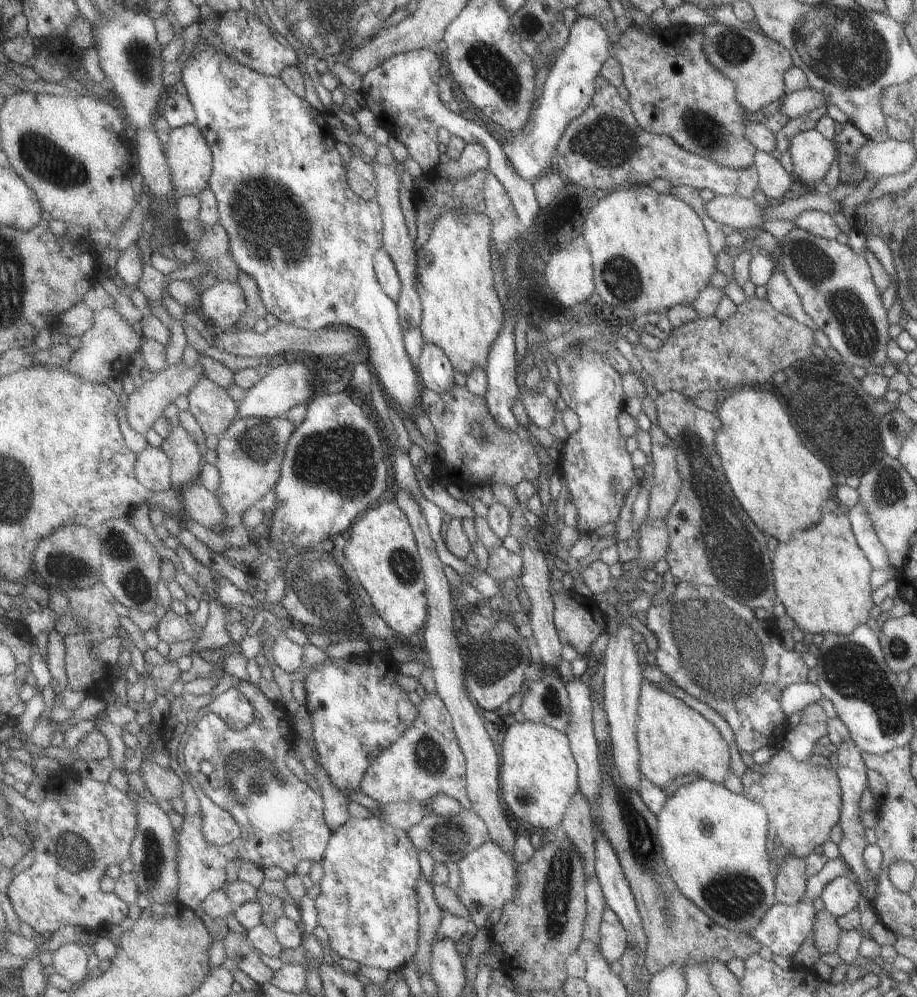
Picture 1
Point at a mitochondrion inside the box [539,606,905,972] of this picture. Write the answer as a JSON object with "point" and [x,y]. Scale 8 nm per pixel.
{"point":[641,842]}

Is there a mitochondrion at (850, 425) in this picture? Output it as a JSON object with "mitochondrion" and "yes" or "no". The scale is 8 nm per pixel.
{"mitochondrion":"yes"}

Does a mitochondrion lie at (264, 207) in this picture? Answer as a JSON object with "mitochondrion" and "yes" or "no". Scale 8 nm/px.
{"mitochondrion":"yes"}

